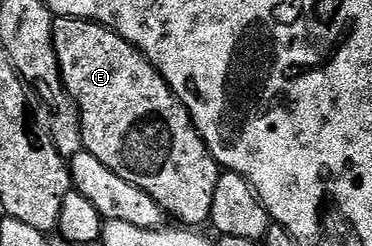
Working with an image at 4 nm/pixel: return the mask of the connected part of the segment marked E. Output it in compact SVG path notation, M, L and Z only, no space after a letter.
M74 16L54 19L53 45L65 89L81 112L84 151L95 154L107 170L115 170L115 174L151 194L157 205L172 219L174 216L182 220L177 221L182 225L201 226L197 224L206 223L222 169L210 154L205 139L197 133L189 111L173 93L173 87L161 77L157 67L113 29L104 24L94 24L92 20L76 20Z

